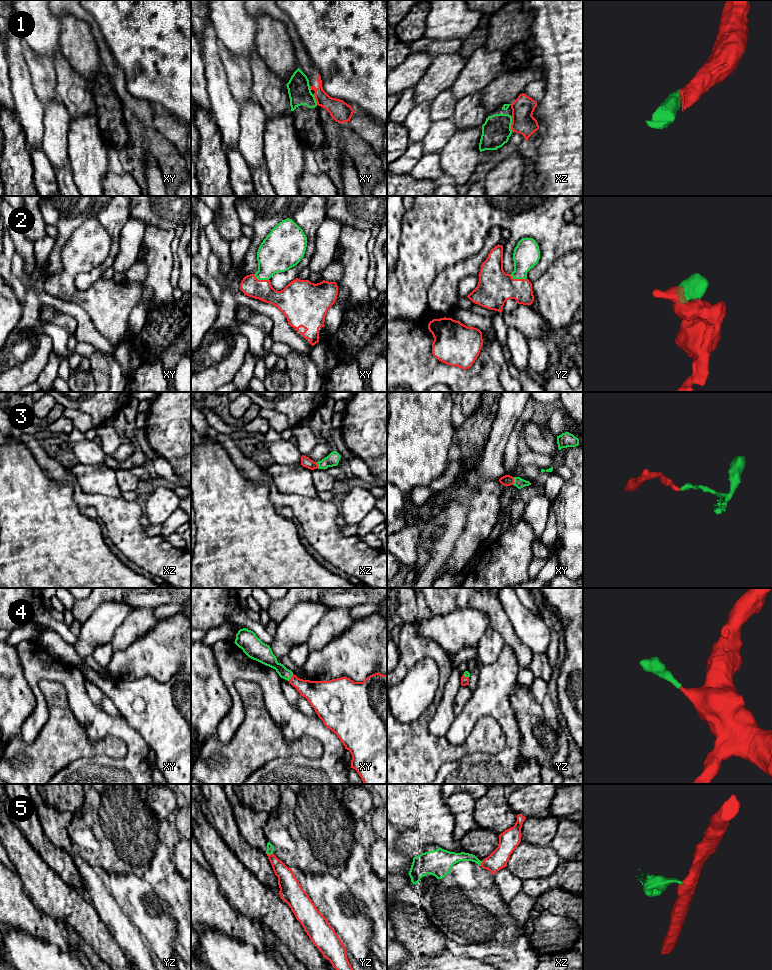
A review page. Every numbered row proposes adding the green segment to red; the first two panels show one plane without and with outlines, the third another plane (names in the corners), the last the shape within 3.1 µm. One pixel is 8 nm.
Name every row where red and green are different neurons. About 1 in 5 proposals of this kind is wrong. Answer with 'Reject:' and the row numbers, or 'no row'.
Reject: 1, 5

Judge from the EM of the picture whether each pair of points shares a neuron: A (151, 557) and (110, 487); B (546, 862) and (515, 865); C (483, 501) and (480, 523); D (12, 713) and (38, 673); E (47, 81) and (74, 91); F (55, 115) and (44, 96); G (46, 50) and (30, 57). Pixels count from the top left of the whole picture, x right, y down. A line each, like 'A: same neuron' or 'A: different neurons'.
A: different neurons
B: same neuron
C: same neuron
D: different neurons
E: different neurons
F: different neurons
G: different neurons

